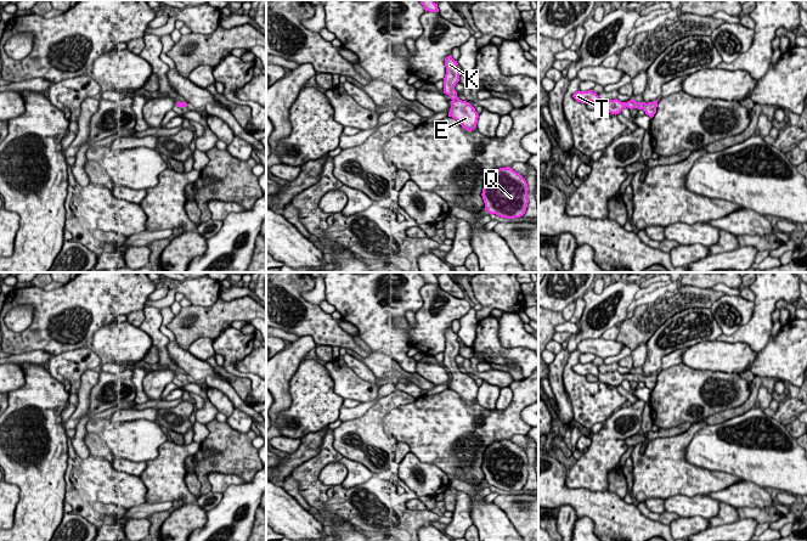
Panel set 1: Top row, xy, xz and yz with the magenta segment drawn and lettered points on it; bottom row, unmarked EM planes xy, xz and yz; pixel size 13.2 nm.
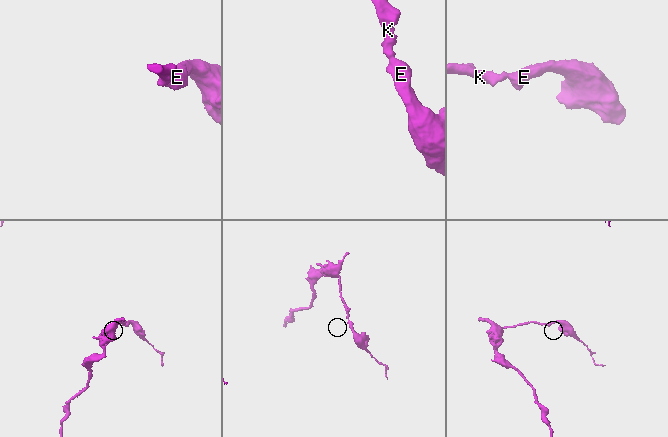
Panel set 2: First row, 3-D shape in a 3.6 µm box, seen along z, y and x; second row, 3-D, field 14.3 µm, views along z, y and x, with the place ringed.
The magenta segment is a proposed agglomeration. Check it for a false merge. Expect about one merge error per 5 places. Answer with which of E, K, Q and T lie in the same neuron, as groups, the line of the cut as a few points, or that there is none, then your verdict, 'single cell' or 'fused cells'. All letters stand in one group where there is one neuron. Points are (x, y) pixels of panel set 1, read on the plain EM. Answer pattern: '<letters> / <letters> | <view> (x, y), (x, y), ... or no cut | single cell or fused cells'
E K Q T | no cut | single cell

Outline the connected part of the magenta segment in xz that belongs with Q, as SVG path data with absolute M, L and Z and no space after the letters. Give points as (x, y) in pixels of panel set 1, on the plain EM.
M510 439L493 441L484 453L485 483L506 491L520 490L527 480L527 463L526 452Z

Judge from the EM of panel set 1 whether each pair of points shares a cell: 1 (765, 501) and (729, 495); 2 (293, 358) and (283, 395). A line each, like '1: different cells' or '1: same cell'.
1: same cell
2: same cell

